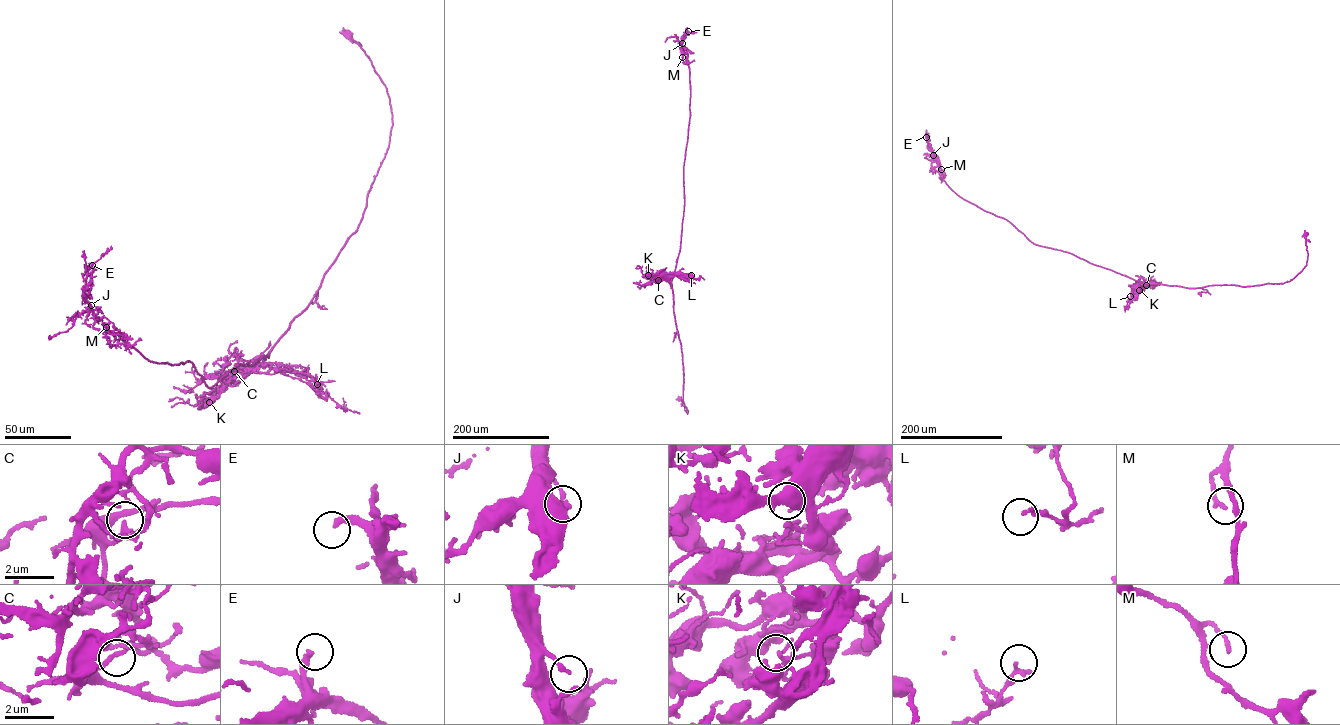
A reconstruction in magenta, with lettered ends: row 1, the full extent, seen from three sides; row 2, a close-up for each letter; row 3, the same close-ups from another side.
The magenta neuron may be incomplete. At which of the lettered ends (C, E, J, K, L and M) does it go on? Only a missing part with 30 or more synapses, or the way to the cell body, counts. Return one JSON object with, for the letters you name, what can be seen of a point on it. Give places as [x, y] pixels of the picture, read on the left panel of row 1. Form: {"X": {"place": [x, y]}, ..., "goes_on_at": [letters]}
{"E": {"place": [92, 265]}, "goes_on_at": ["E"]}

